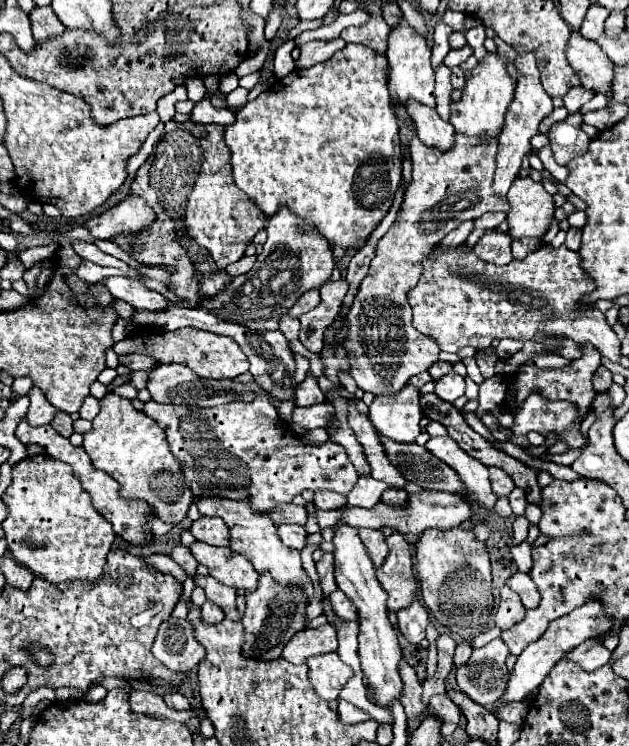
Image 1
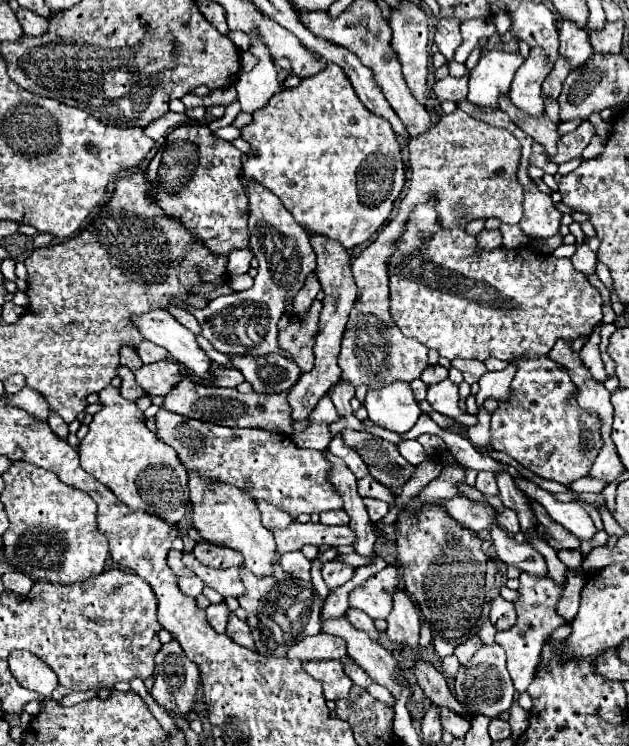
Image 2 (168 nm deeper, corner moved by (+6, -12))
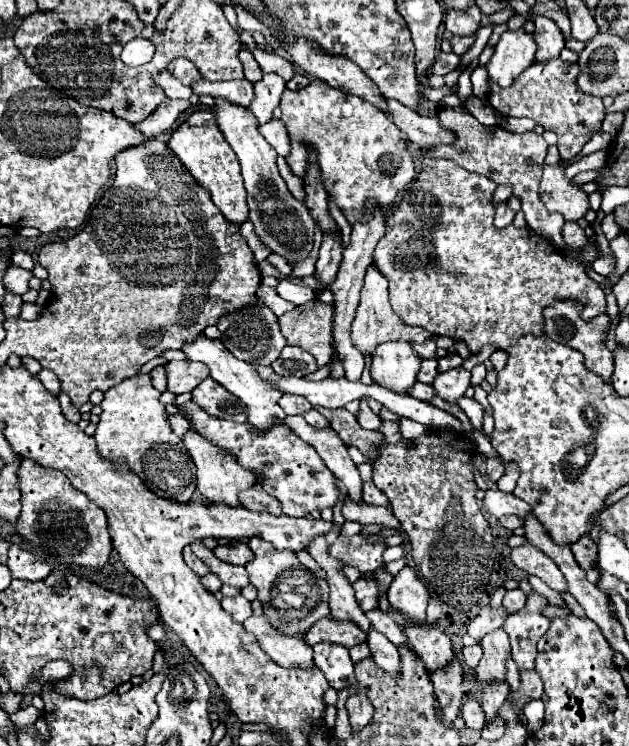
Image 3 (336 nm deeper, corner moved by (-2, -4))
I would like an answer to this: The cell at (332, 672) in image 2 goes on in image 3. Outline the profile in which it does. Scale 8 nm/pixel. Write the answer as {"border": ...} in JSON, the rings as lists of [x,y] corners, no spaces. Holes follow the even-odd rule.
{"border":[[[320,642],[314,646],[314,664],[324,672],[330,688],[342,690],[356,682],[354,678],[354,662],[338,644]]]}

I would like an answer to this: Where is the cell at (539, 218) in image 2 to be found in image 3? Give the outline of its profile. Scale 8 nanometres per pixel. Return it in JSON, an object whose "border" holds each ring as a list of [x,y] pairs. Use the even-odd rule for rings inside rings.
{"border":[[[564,164],[544,166],[540,196],[548,210],[560,212],[566,220],[580,220],[590,210],[588,194],[582,190],[582,184],[576,184],[564,174]]]}

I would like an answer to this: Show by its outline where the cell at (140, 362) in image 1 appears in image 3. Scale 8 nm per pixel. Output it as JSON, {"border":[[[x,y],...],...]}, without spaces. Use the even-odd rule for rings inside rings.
{"border":[[[190,360],[166,364],[166,374],[168,374],[168,390],[174,394],[192,392],[204,378],[210,376],[208,366]]]}

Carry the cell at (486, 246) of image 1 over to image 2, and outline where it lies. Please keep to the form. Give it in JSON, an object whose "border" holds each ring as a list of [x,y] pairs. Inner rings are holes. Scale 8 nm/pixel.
{"border":[[[482,230],[476,240],[478,240],[478,244],[476,244],[476,254],[492,252],[492,250],[496,250],[496,248],[502,248],[500,230]]]}

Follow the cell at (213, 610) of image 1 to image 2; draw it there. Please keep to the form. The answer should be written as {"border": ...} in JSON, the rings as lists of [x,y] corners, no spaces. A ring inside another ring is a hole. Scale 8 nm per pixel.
{"border":[[[222,602],[222,604],[210,604],[206,608],[206,620],[208,624],[216,630],[216,632],[224,632],[226,630],[226,622],[228,622],[228,606]]]}

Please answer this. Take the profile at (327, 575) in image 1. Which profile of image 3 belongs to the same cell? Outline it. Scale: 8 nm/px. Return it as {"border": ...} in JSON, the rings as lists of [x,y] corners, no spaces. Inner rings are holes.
{"border":[[[352,536],[352,538],[338,538],[330,546],[330,554],[342,560],[346,566],[354,566],[360,572],[374,572],[382,566],[382,552],[388,548],[384,540],[368,542],[366,536]]]}

